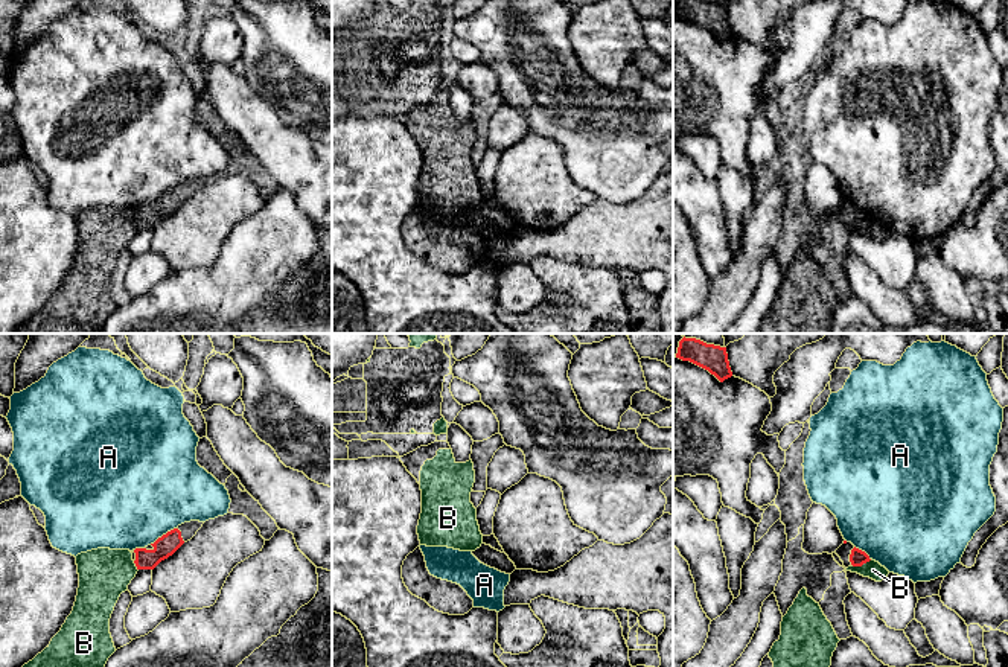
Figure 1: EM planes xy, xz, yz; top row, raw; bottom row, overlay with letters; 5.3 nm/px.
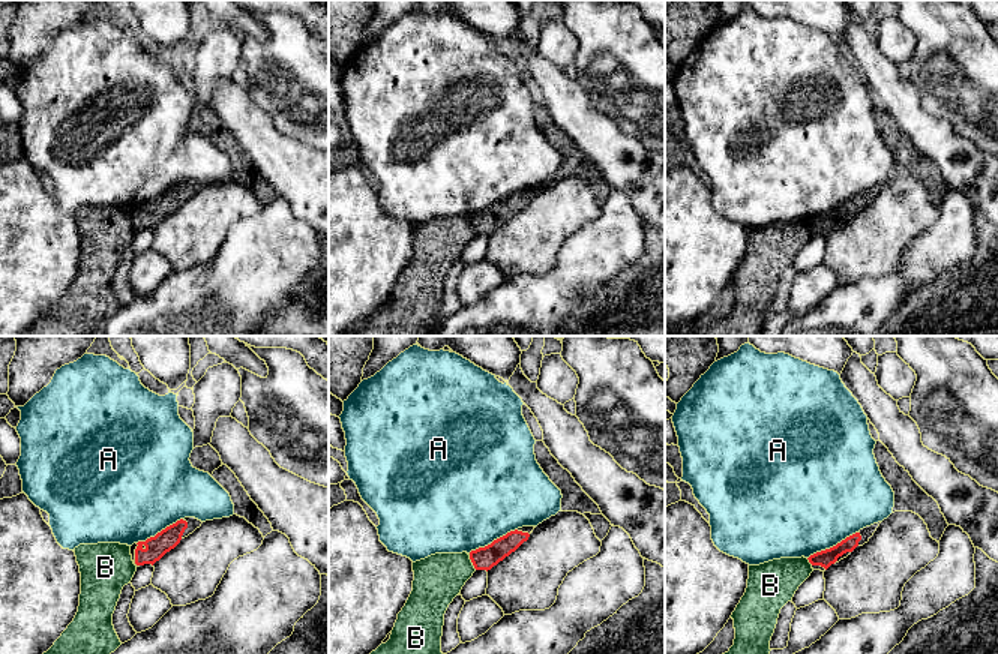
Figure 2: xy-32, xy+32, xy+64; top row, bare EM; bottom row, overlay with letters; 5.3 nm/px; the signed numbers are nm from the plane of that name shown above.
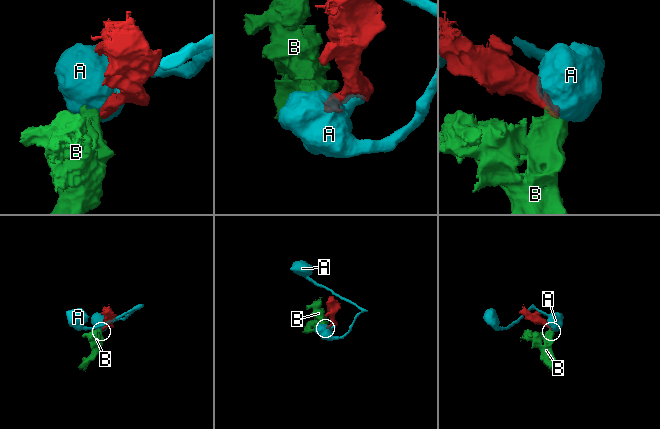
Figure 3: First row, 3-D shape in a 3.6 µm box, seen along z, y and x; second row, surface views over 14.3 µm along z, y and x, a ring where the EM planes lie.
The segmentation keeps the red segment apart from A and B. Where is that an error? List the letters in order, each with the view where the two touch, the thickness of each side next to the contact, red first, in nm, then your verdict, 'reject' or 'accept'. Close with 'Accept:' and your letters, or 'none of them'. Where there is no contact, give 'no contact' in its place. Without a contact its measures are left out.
A: contact in xy; calibres 110 and 500 nm; reject
B: contact in yz; calibres 90 and 90 nm; accept
Accept: B

